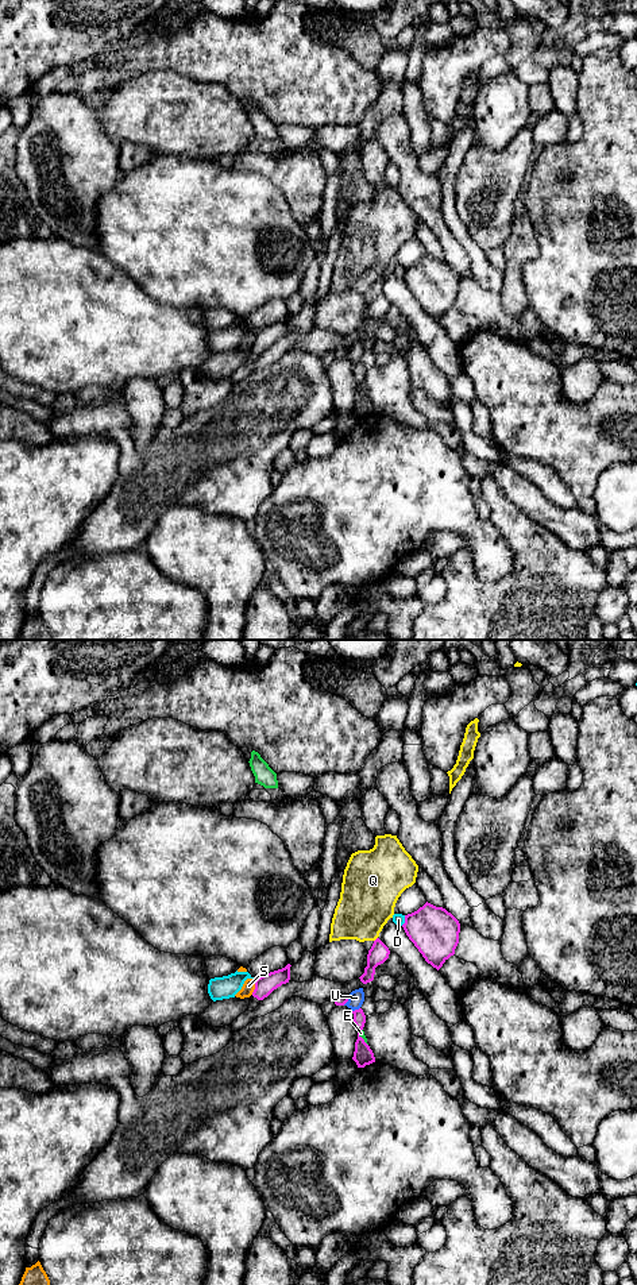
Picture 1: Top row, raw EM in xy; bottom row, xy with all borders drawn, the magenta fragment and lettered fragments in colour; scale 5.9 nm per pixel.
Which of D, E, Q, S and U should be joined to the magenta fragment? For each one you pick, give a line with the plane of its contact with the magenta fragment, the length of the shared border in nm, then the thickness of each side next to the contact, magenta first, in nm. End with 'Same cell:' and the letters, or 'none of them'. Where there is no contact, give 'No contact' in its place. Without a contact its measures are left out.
Same cell: none of them

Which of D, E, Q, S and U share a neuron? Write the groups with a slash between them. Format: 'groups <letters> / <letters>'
groups D / E / Q / S / U

